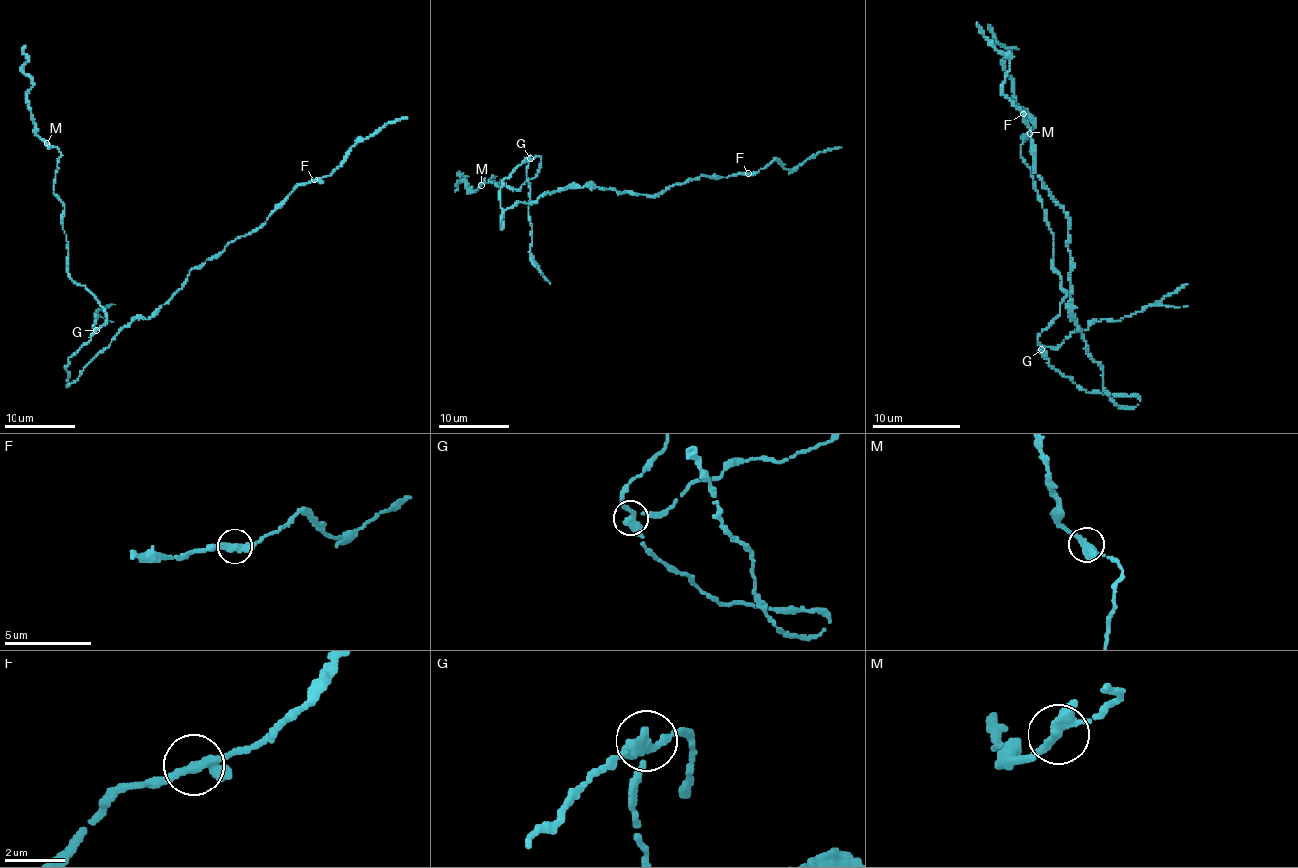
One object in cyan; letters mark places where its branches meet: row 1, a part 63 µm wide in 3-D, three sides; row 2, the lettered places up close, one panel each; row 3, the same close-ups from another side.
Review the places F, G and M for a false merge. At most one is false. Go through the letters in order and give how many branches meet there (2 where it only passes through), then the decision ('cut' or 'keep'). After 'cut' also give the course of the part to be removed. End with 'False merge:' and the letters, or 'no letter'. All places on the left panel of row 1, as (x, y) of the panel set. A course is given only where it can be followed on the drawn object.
F: 3 branches meet; keep
G: 3 branches meet; cut; foreign part runs (96, 330), (92, 330), (94, 316), (96, 319), (98, 316), (96, 312), (115, 305)
M: 3 branches meet; keep
False merge: G

